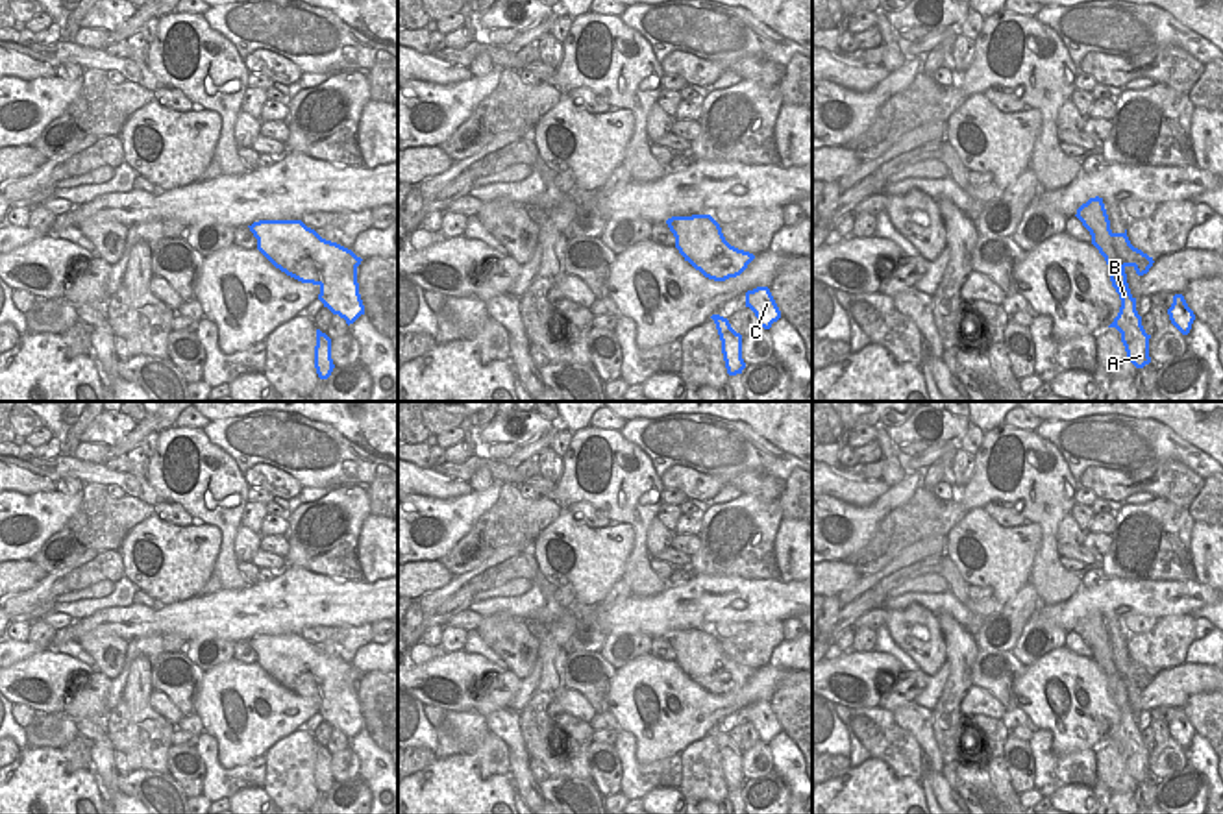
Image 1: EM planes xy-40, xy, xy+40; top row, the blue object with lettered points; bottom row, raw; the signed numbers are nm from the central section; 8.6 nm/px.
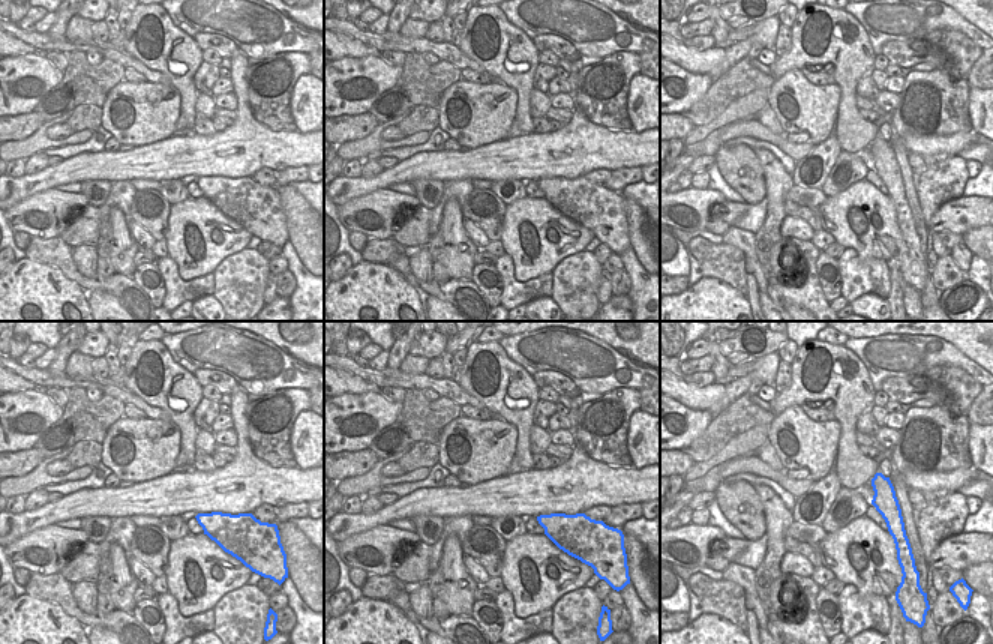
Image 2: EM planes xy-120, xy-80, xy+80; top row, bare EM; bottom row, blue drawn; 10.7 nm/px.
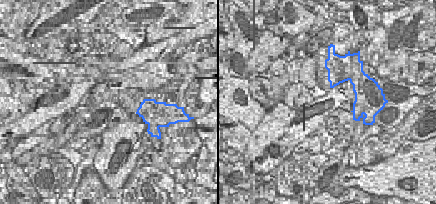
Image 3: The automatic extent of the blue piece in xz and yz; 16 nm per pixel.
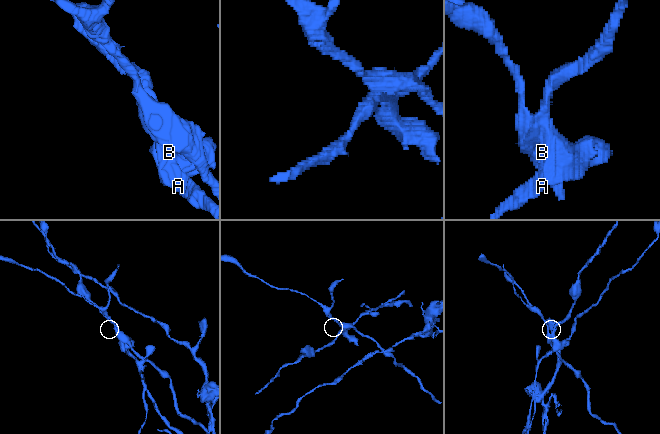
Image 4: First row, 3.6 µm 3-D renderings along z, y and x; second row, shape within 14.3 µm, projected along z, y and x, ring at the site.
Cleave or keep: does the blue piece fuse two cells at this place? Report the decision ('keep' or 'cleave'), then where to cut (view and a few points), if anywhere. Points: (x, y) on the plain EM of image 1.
cleave; cut in xy+40 along (1109, 644), (1114, 668), (1124, 681)

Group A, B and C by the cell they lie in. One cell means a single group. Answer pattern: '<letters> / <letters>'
A B / C

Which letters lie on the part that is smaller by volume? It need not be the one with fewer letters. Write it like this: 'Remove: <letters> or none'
Remove: C

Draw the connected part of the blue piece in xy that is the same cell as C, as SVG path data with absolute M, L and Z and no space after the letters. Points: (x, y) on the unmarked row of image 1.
M757 701L746 707L746 722L759 733L759 740L770 744L781 733L781 725L768 701Z

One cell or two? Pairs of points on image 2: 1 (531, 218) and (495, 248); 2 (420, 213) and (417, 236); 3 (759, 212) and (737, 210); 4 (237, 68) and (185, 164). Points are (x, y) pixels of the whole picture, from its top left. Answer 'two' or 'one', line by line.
1: two
2: one
3: two
4: one

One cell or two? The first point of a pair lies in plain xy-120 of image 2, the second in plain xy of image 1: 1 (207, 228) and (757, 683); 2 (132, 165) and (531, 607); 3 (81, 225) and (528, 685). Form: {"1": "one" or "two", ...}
{"1": "one", "2": "two", "3": "two"}

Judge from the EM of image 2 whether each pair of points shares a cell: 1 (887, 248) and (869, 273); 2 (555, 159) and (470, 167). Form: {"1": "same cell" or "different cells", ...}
{"1": "different cells", "2": "same cell"}

